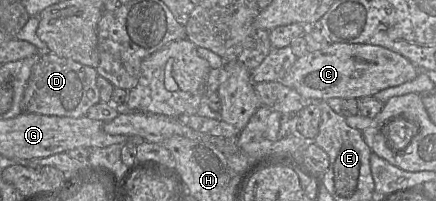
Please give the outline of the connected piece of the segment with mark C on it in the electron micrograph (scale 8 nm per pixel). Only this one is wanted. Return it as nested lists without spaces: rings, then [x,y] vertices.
[[[330,43],[296,59],[281,83],[296,90],[309,101],[330,98],[359,99],[413,80],[419,69],[407,58],[385,47],[363,43]]]

